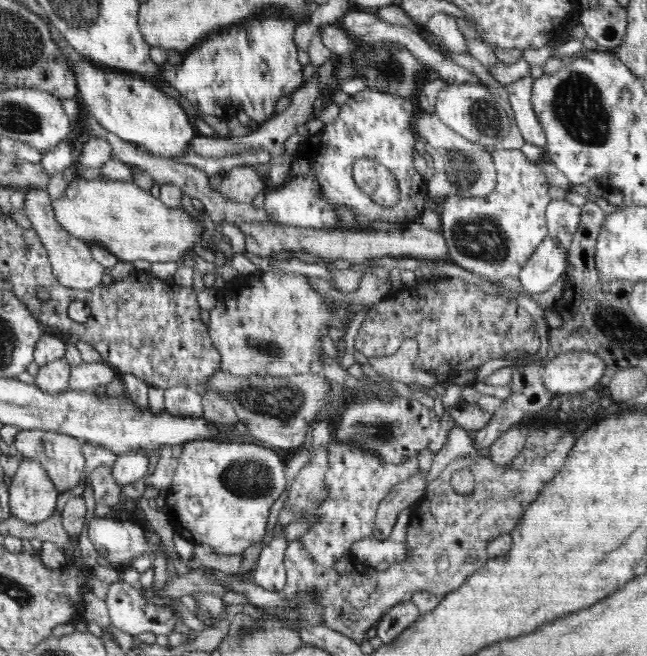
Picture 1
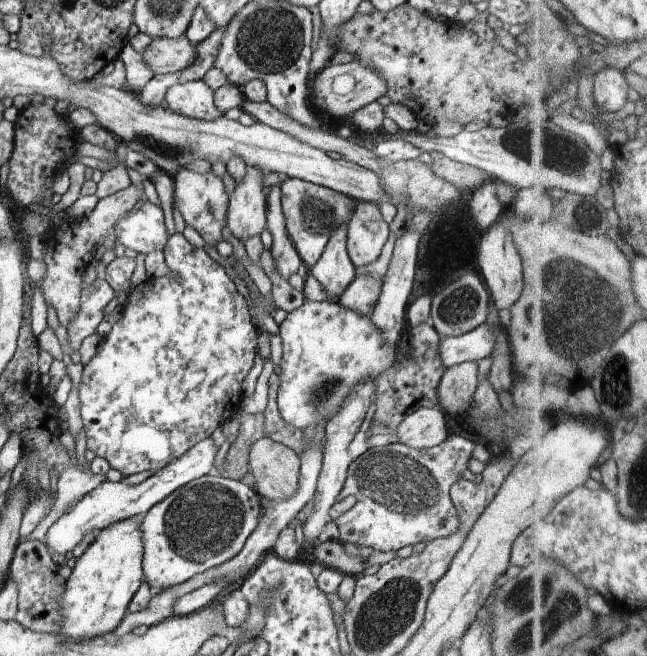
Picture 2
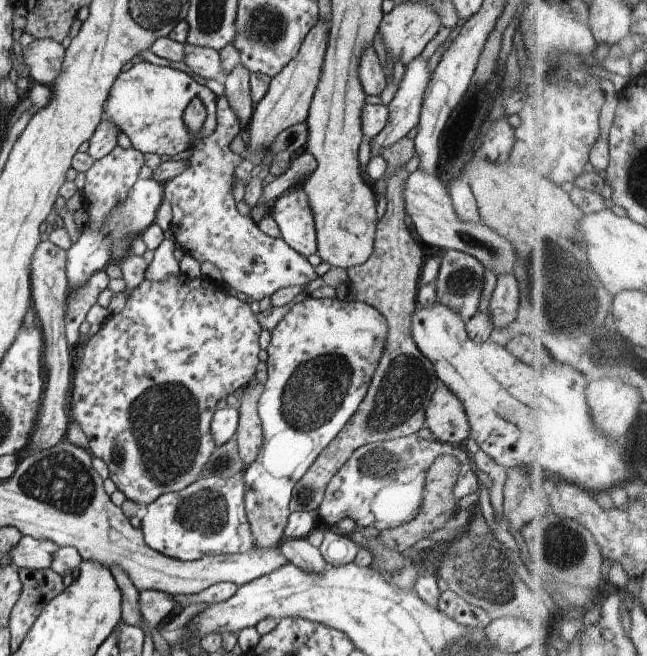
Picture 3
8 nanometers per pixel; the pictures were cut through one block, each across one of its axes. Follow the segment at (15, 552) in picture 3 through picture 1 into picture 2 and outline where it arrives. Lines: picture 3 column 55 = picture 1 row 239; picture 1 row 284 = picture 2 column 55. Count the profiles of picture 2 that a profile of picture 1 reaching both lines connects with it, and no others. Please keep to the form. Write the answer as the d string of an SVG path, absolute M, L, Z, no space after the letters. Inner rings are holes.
M208 437L185 452L179 459L167 464L153 476L138 485L127 485L119 482L104 481L94 490L85 494L72 506L70 512L65 512L49 528L45 534L44 543L58 554L66 554L72 550L88 533L100 532L103 528L132 518L136 514L146 514L155 504L162 502L172 492L186 486L189 482L201 476L215 472L214 458L219 448L216 447L212 437Z

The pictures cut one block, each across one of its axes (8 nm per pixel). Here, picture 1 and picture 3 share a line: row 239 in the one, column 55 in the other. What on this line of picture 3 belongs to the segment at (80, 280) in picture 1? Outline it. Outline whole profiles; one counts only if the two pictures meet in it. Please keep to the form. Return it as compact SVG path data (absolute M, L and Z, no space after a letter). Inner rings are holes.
M51 38L34 39L23 50L24 66L28 67L29 74L35 82L51 86L58 74L62 72L65 48L61 42Z

